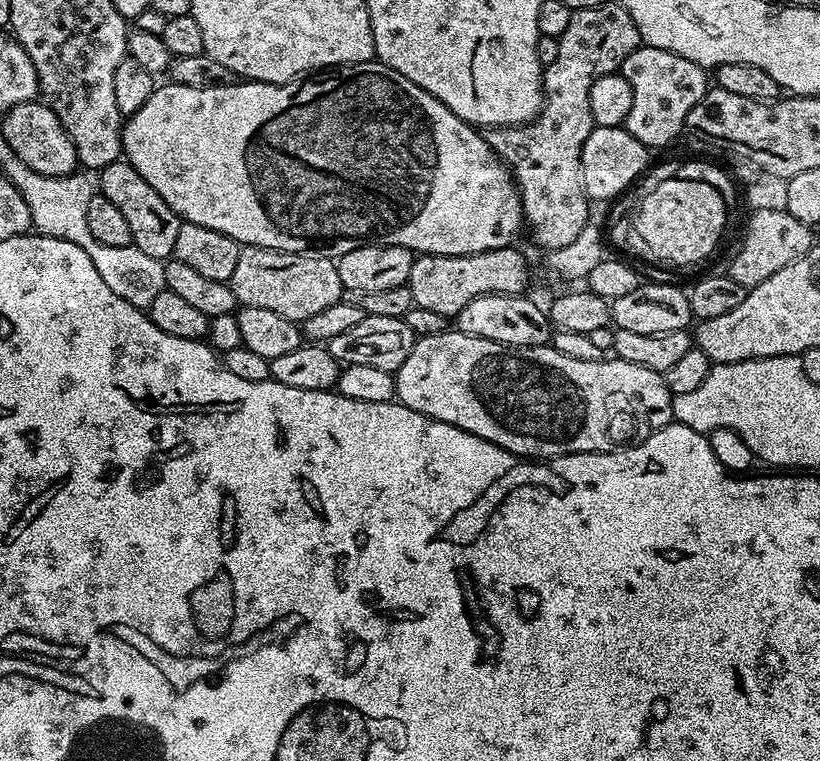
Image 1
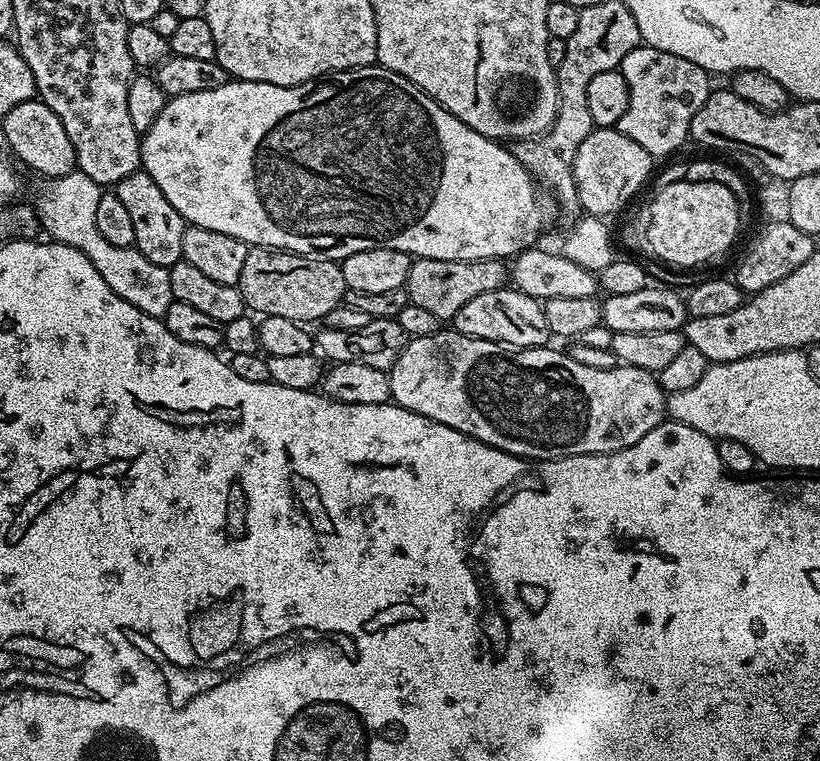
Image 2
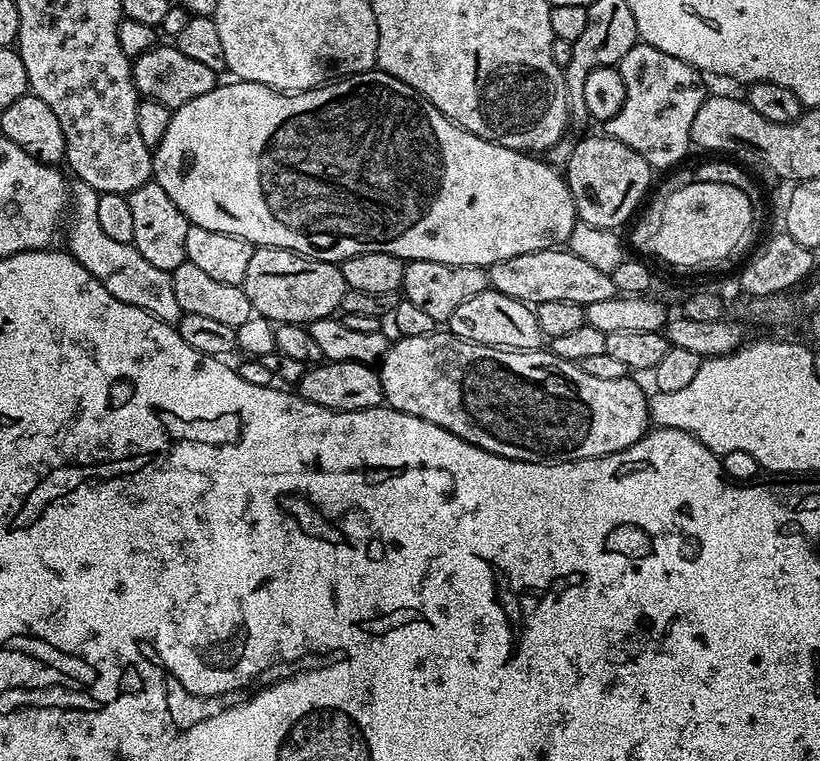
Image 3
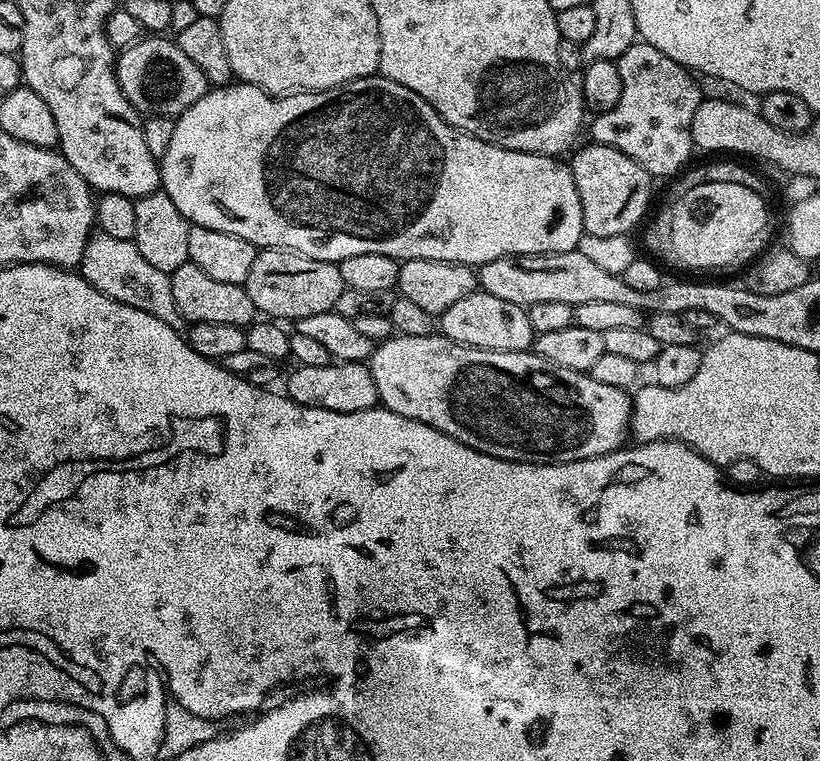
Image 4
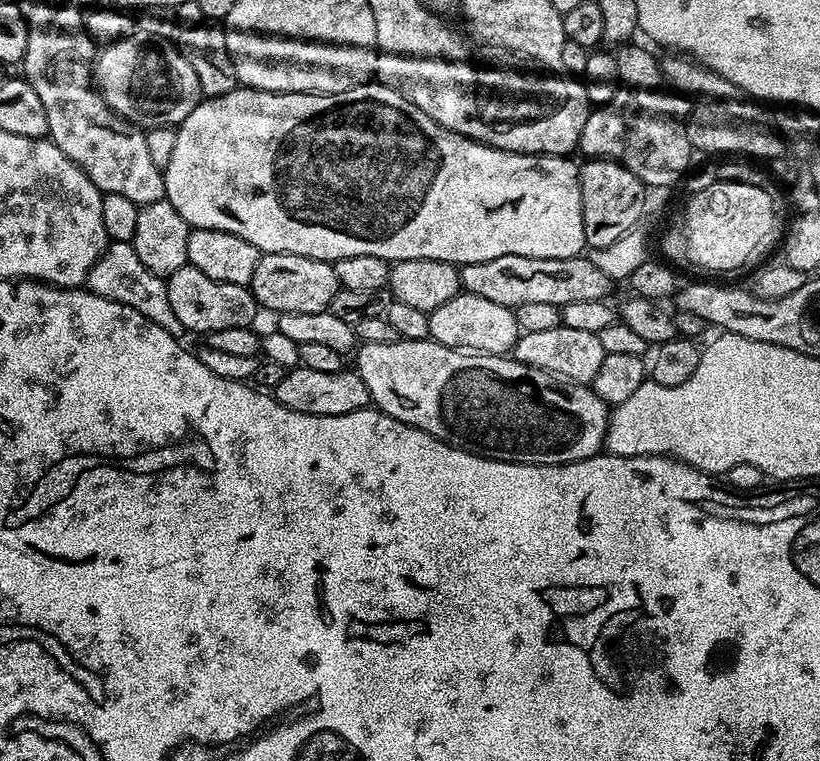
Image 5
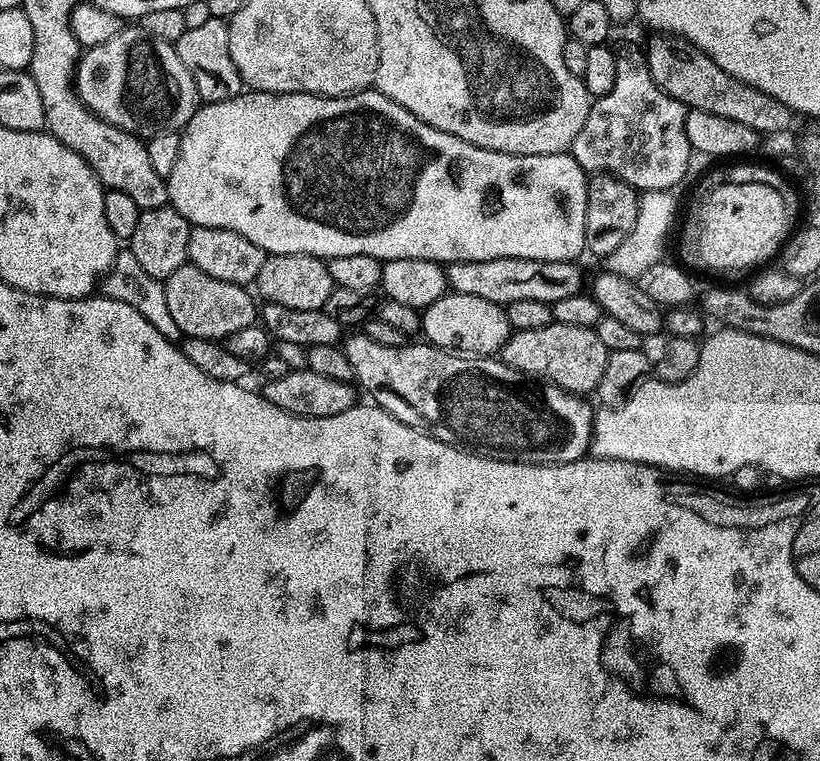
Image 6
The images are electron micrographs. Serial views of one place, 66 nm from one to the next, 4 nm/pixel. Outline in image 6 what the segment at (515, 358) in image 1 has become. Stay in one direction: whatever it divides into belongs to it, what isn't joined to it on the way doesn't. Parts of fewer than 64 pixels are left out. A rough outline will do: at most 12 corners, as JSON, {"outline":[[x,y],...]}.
{"outline":[[343,341],[410,427],[515,464],[592,447],[583,395],[503,360]]}

